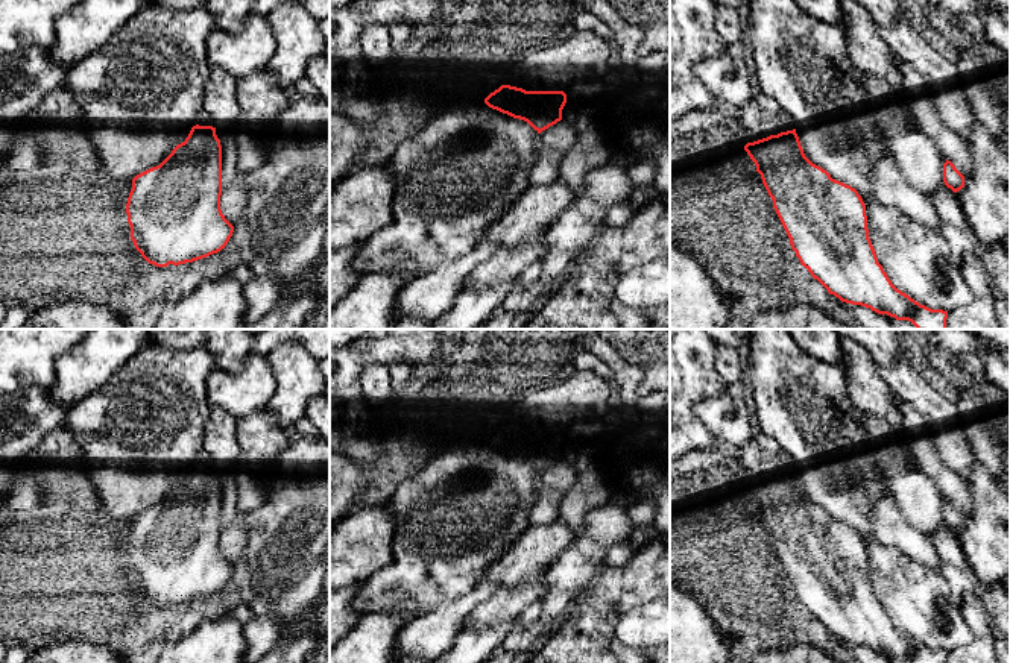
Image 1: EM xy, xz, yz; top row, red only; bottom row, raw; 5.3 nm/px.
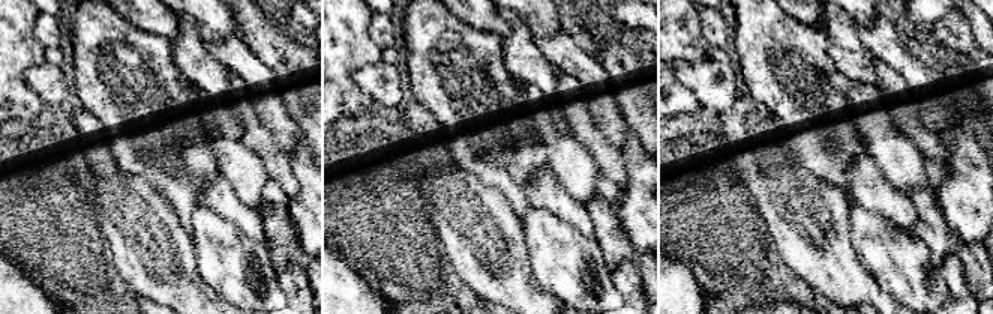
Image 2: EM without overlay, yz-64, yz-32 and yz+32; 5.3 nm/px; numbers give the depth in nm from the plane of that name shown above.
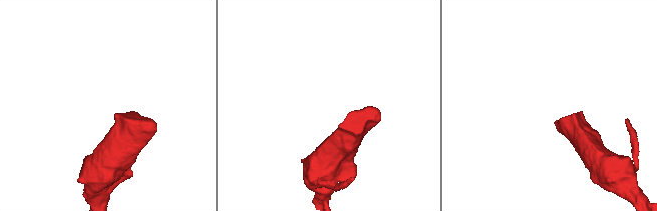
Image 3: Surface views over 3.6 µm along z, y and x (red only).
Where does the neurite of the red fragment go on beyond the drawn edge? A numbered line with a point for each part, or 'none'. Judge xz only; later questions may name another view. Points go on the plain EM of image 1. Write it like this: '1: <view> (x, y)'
1: xz (585, 395)

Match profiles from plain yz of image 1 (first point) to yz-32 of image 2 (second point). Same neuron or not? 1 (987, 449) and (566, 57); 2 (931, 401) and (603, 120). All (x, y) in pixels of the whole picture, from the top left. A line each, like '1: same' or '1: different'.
1: different
2: same

